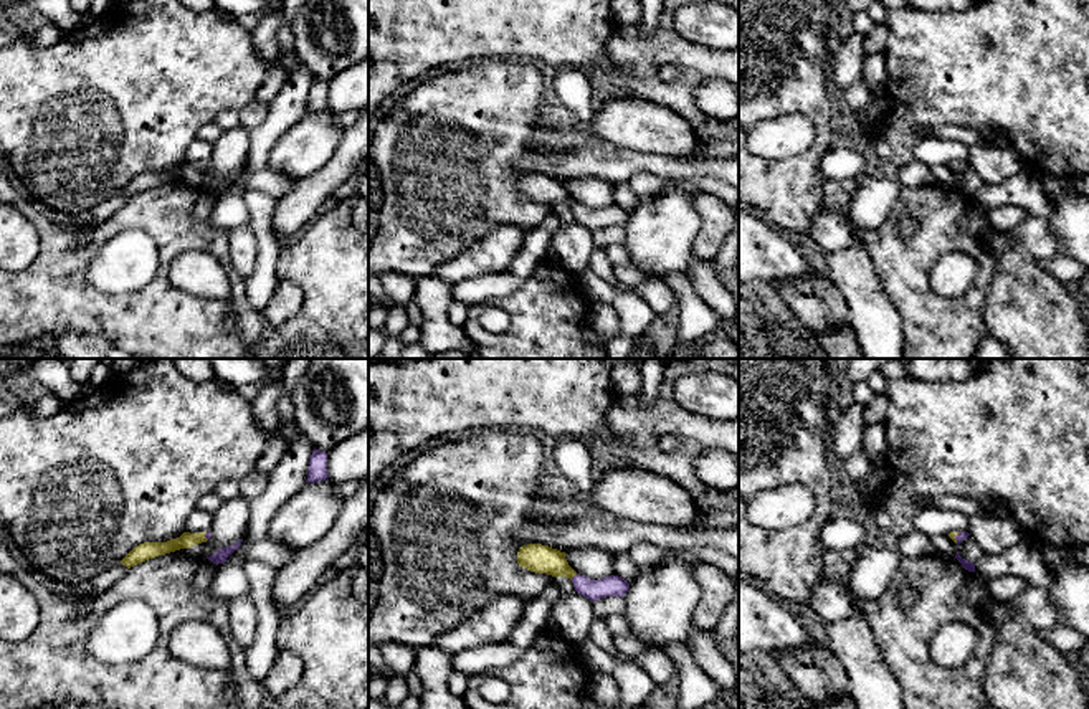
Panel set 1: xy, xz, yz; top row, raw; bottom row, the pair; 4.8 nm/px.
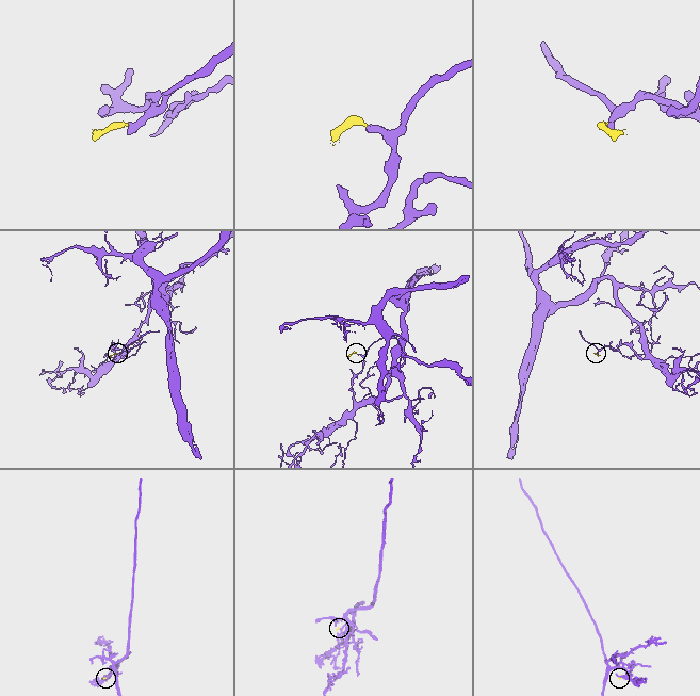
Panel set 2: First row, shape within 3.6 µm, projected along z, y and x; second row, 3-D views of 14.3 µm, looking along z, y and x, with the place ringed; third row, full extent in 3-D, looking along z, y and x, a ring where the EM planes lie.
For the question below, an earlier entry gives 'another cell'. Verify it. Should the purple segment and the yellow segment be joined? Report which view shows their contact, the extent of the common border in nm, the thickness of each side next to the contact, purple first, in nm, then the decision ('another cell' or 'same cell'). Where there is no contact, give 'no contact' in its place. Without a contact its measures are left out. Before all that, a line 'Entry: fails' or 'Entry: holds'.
Entry: fails
contact in xz; length 50 nm; calibres 110 and 140 nm; same cell

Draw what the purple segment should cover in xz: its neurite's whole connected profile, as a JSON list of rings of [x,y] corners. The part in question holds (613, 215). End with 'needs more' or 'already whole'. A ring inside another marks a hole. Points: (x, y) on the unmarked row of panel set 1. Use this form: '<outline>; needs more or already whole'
[[[542,174],[522,175],[517,182],[517,193],[535,203],[547,203],[552,207],[567,207],[573,212],[575,221],[595,231],[605,226],[625,226],[630,213],[618,207],[610,205],[602,210],[592,210],[577,203],[567,192],[565,182]]]; needs more

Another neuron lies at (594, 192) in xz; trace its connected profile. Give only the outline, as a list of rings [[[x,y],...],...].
[[[583,177],[565,182],[565,188],[577,203],[592,210],[602,210],[605,207],[615,205],[611,197],[613,182],[610,180]]]

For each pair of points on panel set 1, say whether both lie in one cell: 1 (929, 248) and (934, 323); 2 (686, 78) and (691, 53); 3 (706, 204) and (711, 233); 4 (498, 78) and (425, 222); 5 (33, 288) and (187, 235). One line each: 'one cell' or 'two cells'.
1: one cell
2: one cell
3: one cell
4: one cell
5: one cell

